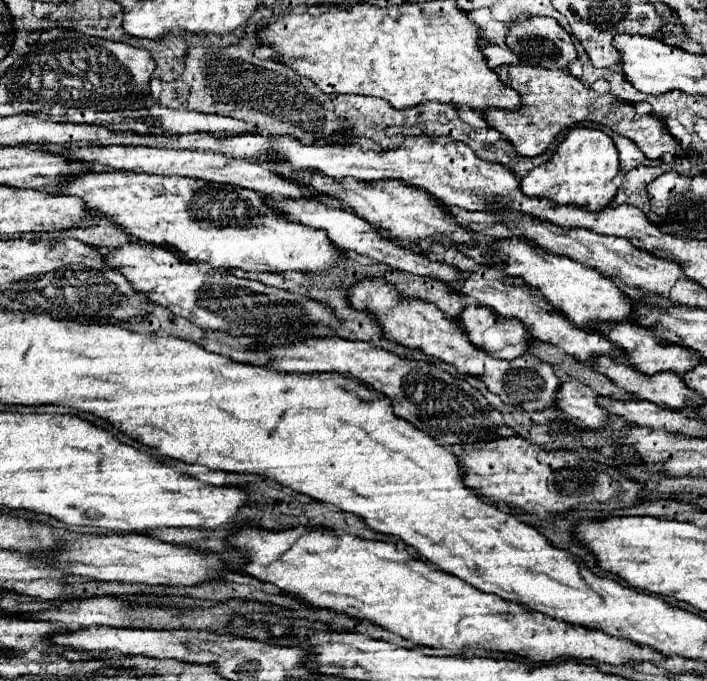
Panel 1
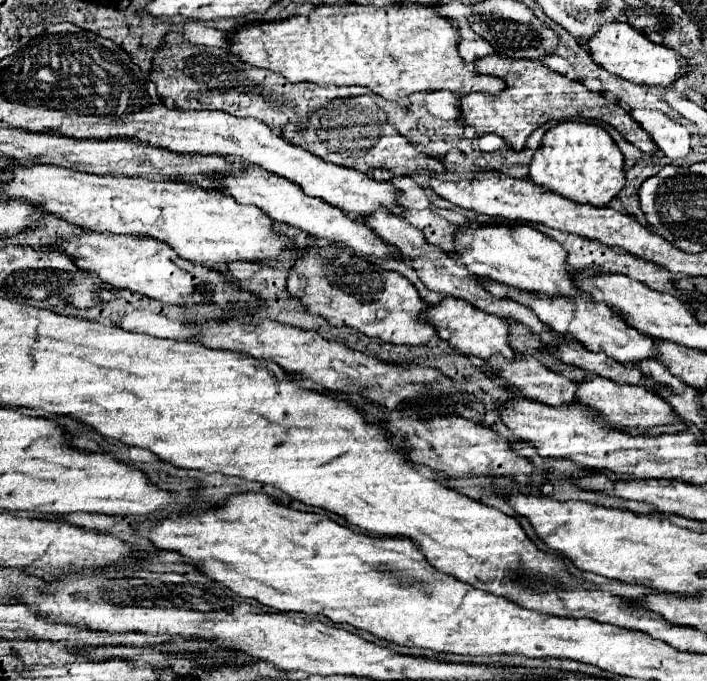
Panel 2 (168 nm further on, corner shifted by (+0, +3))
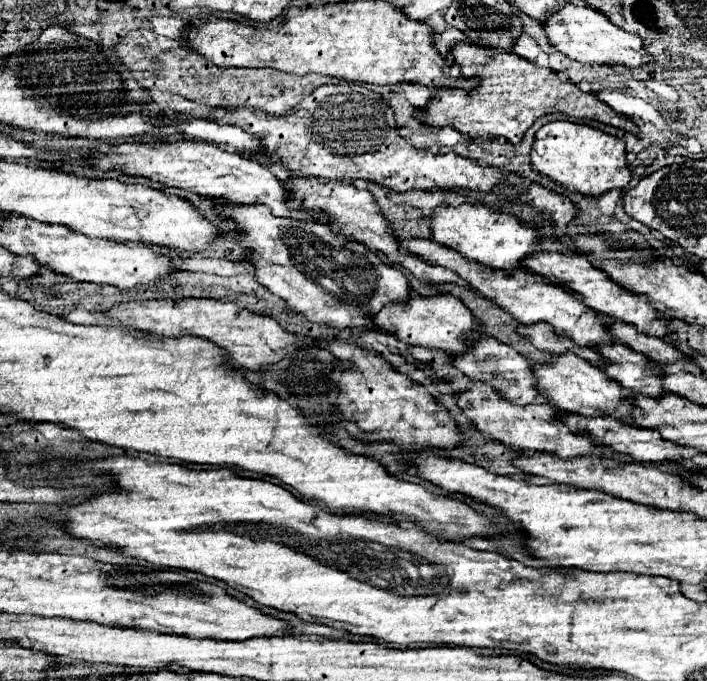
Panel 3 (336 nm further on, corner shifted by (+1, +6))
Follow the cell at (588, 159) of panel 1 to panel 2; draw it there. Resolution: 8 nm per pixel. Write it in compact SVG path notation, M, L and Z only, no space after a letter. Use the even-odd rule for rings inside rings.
M565 121L551 127L529 165L529 179L561 197L593 207L607 207L625 185L623 153L611 135L593 123Z

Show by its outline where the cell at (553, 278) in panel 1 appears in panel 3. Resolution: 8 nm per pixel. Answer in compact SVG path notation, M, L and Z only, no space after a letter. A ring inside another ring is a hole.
M448 204L438 206L432 216L432 234L438 244L454 248L464 258L506 272L522 268L520 262L526 256L542 250L542 238L532 226L518 222L512 214L494 212L482 204L460 204L456 208Z

